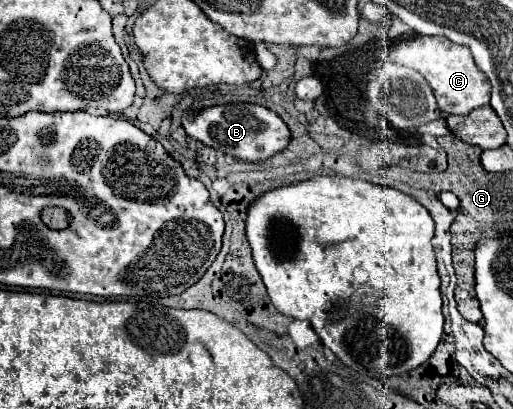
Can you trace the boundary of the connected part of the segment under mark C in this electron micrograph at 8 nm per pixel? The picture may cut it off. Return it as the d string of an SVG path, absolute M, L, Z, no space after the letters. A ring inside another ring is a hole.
M409 36L409 38L397 40L395 46L387 52L387 56L395 64L411 66L413 70L423 74L443 114L469 114L471 110L489 104L491 84L487 76L477 68L469 48L465 46L453 44L443 36Z

